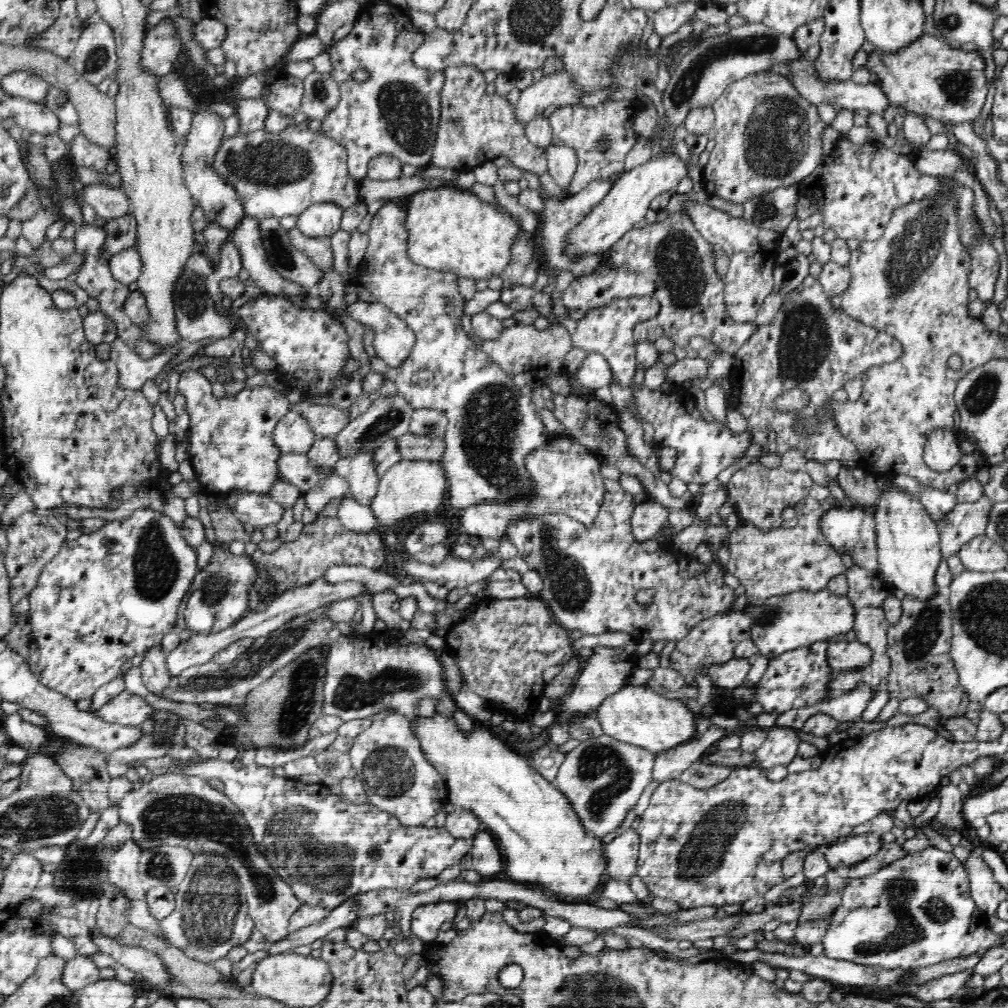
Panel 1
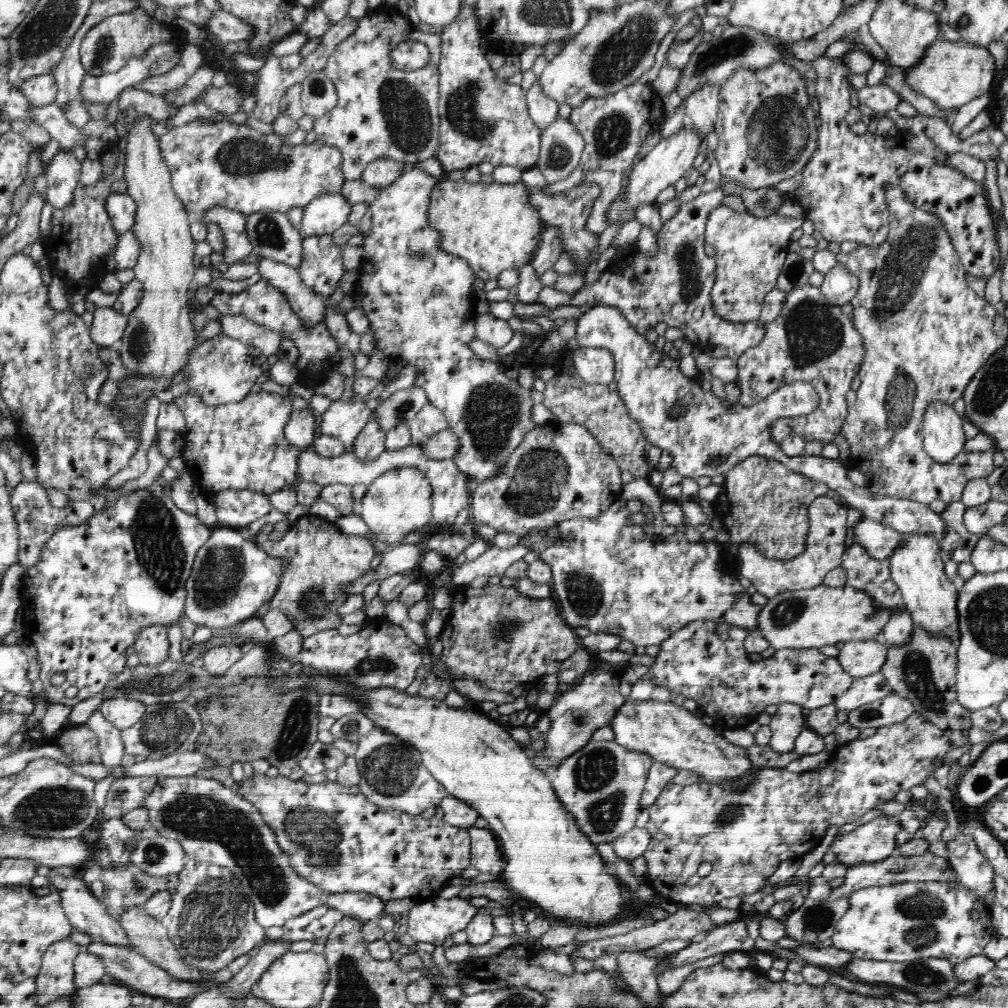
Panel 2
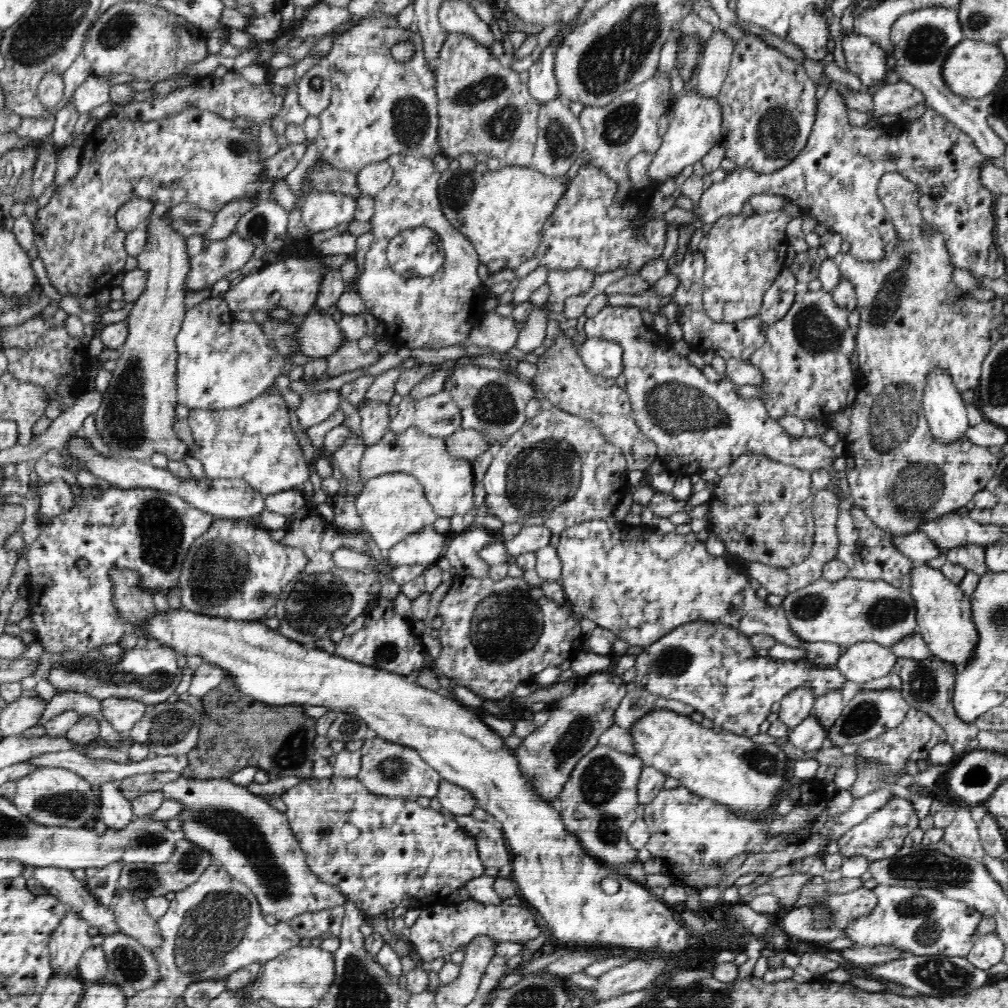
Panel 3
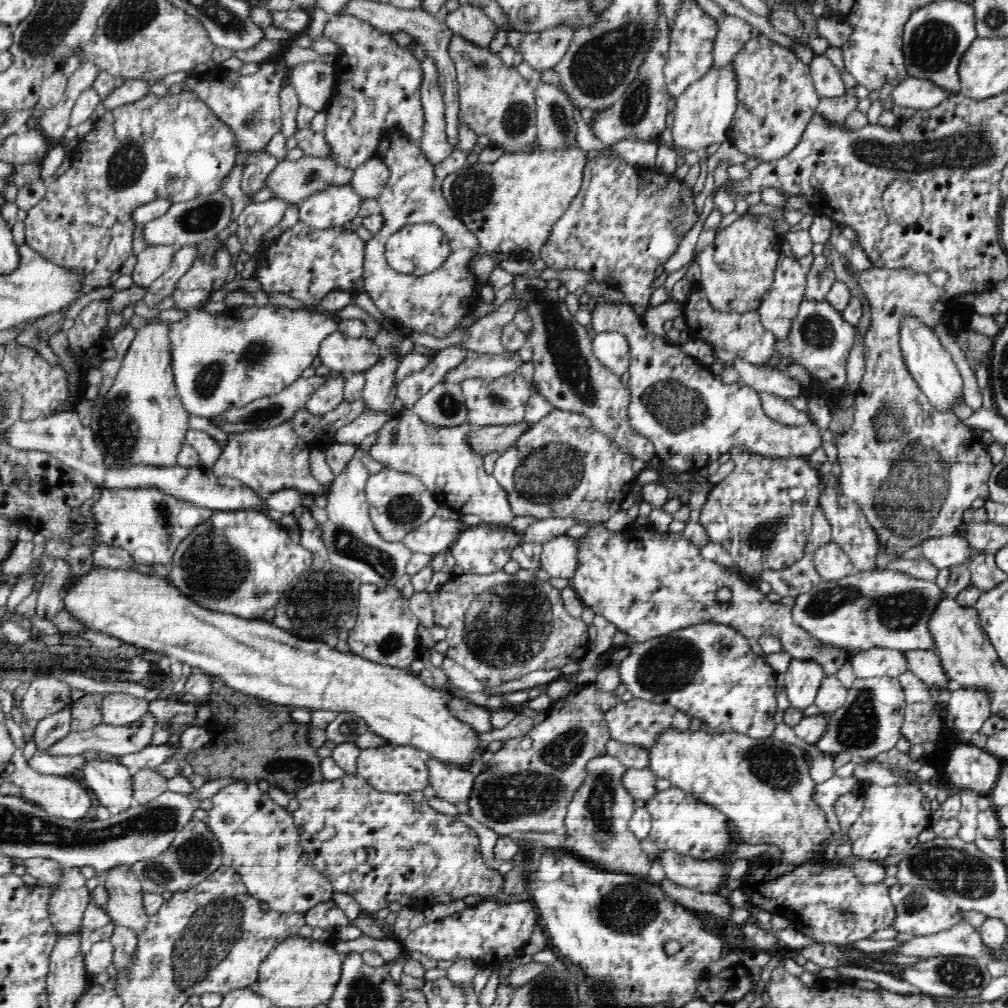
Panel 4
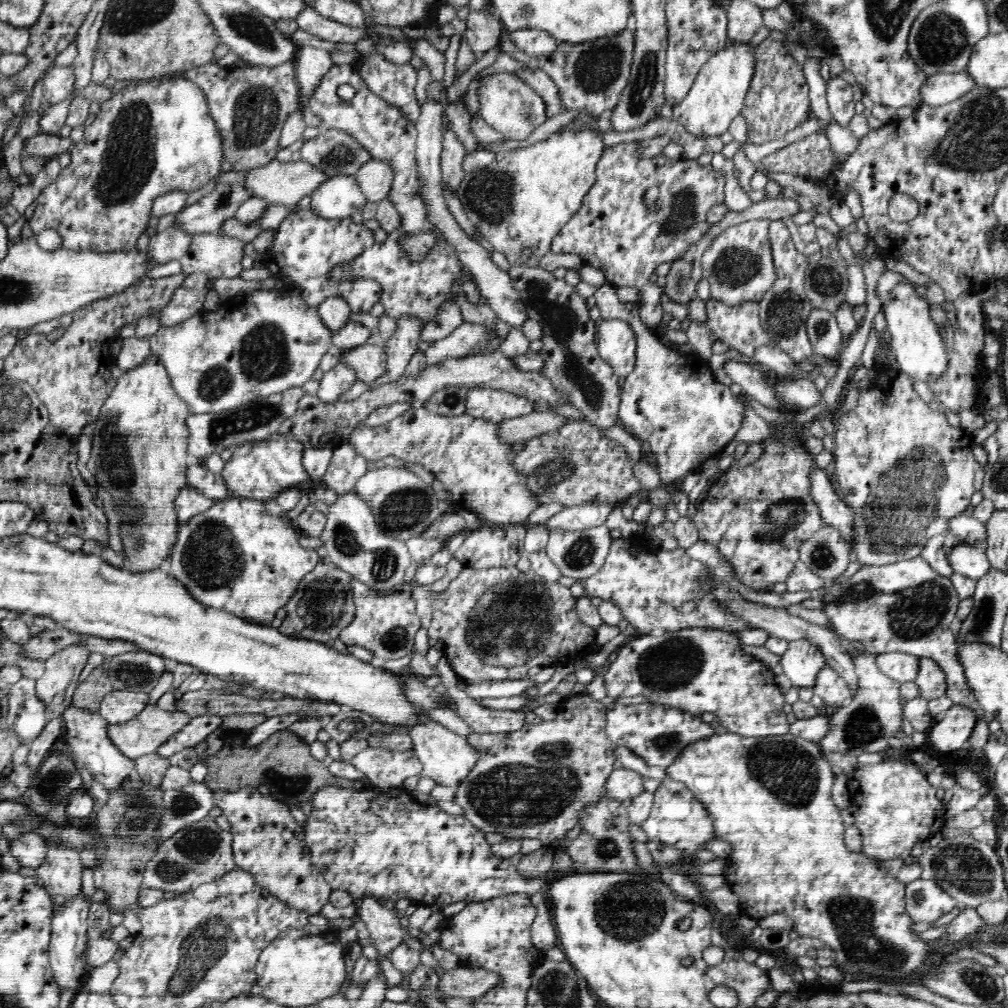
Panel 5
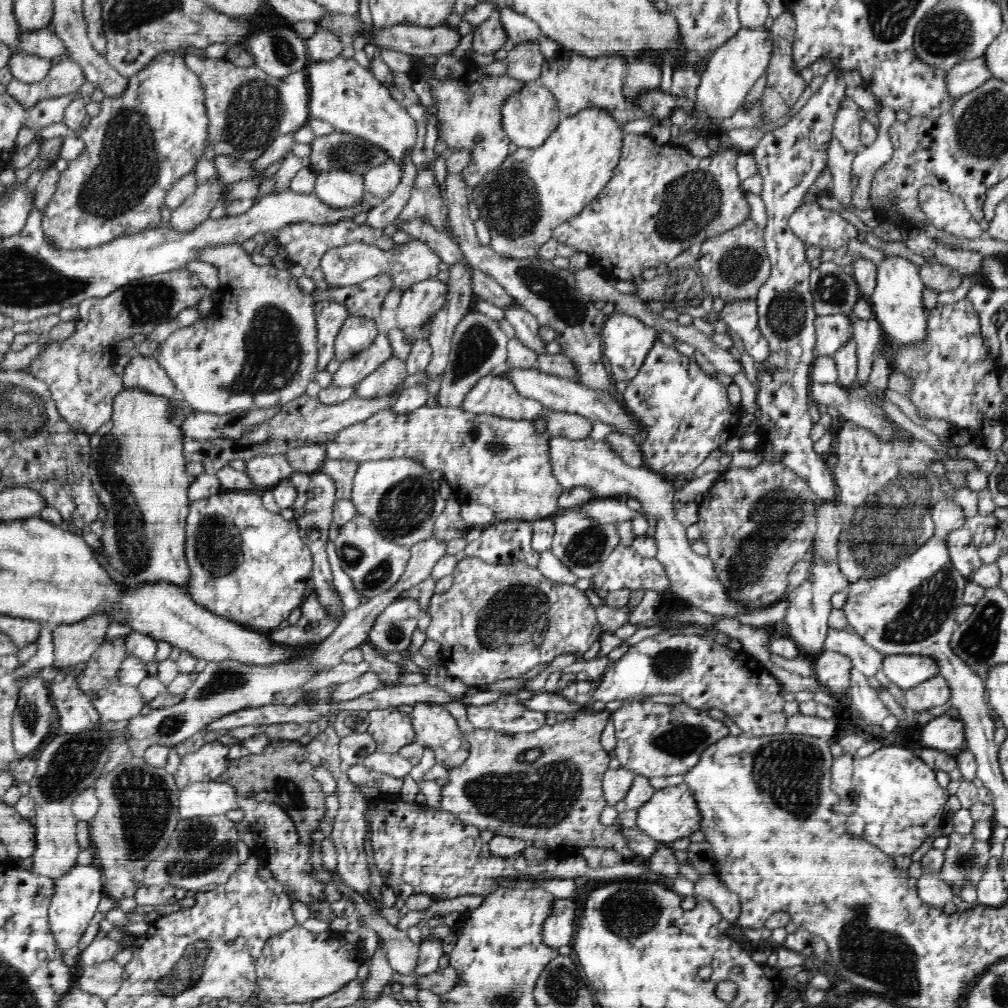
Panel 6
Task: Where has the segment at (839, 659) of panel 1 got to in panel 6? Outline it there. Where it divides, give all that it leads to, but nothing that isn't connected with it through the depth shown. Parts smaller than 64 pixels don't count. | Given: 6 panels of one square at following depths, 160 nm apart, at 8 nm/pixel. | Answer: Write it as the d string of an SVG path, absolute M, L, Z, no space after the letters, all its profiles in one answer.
M895 654L883 658L882 672L891 683L908 691L940 676L940 667L933 658L919 654Z

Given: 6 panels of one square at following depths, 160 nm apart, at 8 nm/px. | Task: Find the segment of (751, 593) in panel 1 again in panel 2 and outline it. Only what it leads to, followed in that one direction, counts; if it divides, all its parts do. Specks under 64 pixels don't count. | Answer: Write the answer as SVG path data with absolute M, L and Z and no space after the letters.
M827 495L814 498L807 510L809 531L806 536L806 548L800 556L792 558L792 560L771 560L765 558L760 552L756 551L751 544L740 544L733 547L733 553L740 559L740 575L750 580L752 585L756 587L758 594L763 594L767 599L774 598L778 594L787 591L809 590L816 586L823 585L825 577L837 567L841 567L842 556L846 549L846 535L848 526L846 525L846 516L848 516L847 505L840 505L834 499Z

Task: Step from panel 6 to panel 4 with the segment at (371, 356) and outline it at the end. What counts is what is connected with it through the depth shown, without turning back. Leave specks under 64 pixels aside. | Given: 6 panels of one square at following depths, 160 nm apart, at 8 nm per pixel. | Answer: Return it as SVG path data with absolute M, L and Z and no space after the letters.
M336 373L320 384L312 396L303 404L304 408L316 416L334 410L344 400L346 376Z

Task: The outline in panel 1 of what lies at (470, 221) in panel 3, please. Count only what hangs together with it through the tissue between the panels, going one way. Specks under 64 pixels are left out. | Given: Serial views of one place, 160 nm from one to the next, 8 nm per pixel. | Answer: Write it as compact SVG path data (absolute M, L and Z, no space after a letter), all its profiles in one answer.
M442 186L424 189L406 198L408 214L408 258L418 266L456 274L464 278L490 280L500 276L510 260L510 249L522 230L503 209L486 204L471 191Z

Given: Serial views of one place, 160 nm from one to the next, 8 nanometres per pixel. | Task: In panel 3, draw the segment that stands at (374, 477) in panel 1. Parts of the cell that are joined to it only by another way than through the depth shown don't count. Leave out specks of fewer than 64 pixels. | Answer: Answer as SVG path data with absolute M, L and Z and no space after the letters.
M365 400L358 407L361 431L365 446L376 444L382 434L389 430L389 404L381 400Z

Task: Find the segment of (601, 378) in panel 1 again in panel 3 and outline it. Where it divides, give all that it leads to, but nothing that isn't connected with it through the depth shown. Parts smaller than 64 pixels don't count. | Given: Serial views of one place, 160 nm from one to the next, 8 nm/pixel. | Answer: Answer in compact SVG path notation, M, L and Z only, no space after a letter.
M587 338L579 355L592 374L616 379L623 372L623 351L616 342L602 338Z

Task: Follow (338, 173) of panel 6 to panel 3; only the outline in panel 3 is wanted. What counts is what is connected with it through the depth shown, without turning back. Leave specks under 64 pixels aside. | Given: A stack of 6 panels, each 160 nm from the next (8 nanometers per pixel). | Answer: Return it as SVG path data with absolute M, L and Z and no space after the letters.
M317 192L306 196L302 206L301 222L309 232L336 228L354 219L357 200L339 193Z

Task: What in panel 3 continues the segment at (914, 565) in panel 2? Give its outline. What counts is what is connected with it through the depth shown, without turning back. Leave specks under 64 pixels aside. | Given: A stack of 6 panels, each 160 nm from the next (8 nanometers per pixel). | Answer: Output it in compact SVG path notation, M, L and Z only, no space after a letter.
M918 563L912 570L910 595L916 605L916 629L926 641L931 654L946 661L960 674L971 659L978 644L978 631L974 625L970 598L960 586L948 581L948 578L928 564Z

